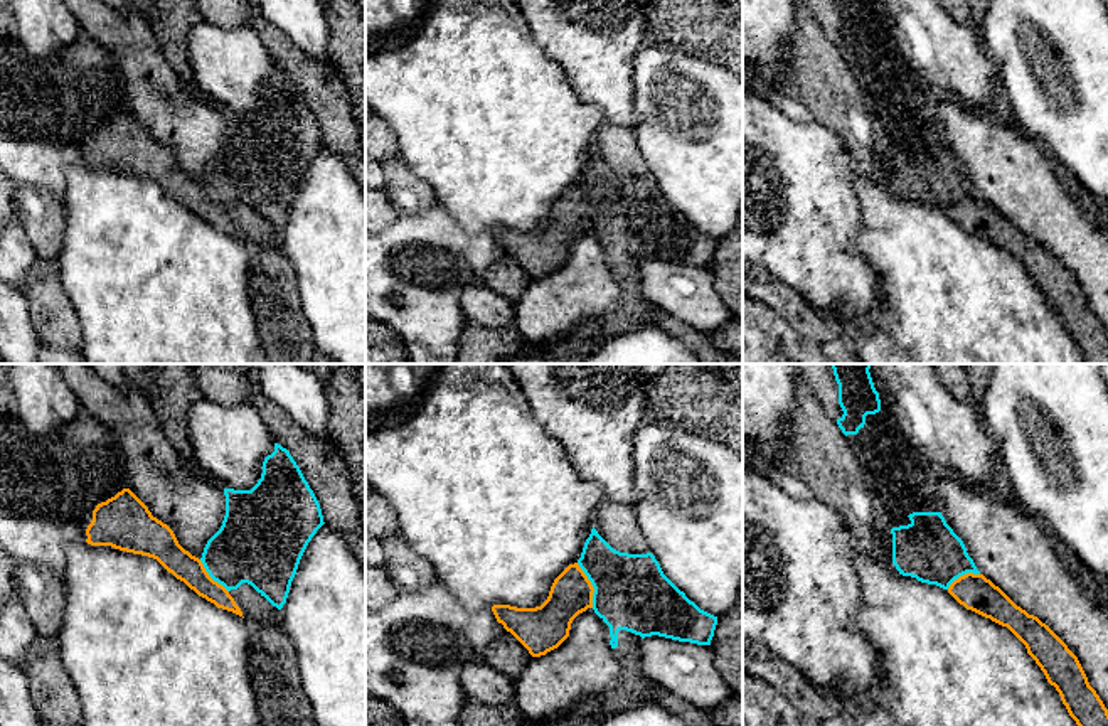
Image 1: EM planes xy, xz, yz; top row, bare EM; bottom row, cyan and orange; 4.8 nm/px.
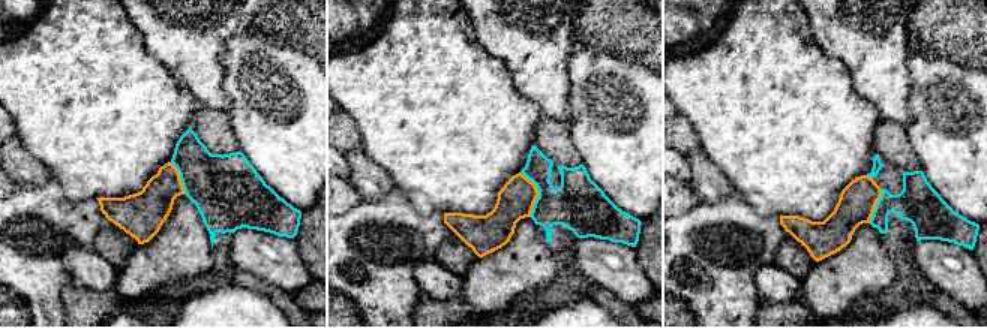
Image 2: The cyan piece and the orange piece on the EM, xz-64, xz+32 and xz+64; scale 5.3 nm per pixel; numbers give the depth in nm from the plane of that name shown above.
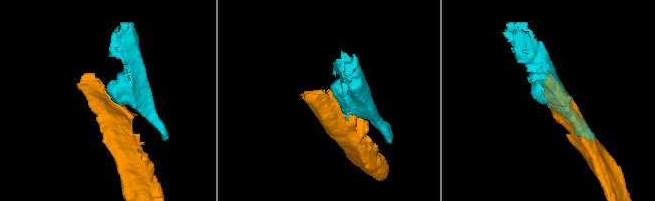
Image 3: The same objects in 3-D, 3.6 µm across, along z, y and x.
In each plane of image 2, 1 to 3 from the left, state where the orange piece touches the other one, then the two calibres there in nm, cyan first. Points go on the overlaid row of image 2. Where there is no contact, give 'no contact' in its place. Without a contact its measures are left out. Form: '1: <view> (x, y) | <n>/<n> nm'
1: xz-64 (180, 178) | 360/220 nm
2: xz+32 (539, 193) | 280/190 nm
3: xz+64 (876, 205) | 220/200 nm

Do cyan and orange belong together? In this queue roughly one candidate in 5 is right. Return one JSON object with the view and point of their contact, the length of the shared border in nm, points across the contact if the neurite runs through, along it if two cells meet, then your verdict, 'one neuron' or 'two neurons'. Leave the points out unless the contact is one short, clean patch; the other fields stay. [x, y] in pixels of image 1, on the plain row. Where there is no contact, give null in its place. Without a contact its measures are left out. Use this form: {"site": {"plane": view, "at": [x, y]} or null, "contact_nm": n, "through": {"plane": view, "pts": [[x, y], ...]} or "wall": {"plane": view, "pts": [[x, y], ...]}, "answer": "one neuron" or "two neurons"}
{"site": {"plane": "xz", "at": [591, 206]}, "contact_nm": 240, "answer": "two neurons"}

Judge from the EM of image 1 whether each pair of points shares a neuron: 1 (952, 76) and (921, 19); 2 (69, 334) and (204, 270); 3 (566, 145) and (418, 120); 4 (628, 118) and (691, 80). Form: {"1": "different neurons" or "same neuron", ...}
{"1": "same neuron", "2": "different neurons", "3": "same neuron", "4": "different neurons"}

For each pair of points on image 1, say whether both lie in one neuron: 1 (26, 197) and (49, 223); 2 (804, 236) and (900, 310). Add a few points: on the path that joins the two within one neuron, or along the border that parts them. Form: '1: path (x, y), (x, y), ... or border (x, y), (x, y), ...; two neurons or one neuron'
1: path (32, 204), (42, 216); one neuron
2: border (861, 255), (876, 275), (876, 302), (849, 320); two neurons

